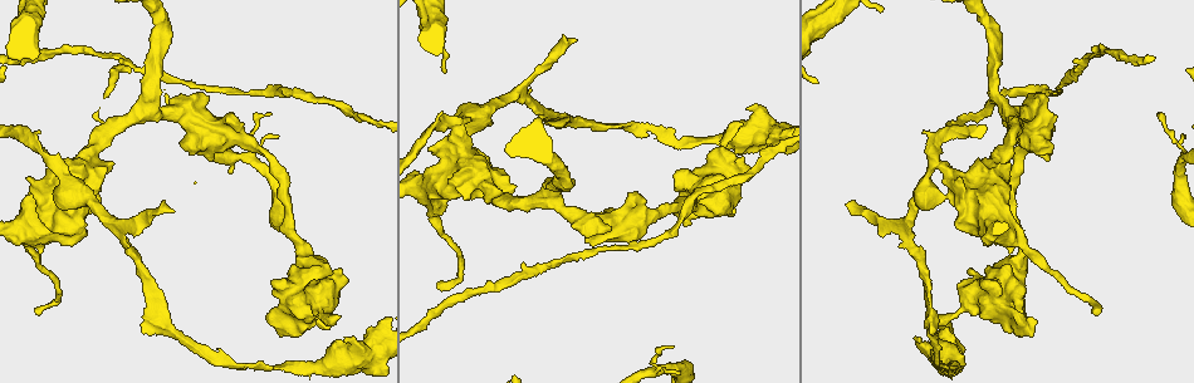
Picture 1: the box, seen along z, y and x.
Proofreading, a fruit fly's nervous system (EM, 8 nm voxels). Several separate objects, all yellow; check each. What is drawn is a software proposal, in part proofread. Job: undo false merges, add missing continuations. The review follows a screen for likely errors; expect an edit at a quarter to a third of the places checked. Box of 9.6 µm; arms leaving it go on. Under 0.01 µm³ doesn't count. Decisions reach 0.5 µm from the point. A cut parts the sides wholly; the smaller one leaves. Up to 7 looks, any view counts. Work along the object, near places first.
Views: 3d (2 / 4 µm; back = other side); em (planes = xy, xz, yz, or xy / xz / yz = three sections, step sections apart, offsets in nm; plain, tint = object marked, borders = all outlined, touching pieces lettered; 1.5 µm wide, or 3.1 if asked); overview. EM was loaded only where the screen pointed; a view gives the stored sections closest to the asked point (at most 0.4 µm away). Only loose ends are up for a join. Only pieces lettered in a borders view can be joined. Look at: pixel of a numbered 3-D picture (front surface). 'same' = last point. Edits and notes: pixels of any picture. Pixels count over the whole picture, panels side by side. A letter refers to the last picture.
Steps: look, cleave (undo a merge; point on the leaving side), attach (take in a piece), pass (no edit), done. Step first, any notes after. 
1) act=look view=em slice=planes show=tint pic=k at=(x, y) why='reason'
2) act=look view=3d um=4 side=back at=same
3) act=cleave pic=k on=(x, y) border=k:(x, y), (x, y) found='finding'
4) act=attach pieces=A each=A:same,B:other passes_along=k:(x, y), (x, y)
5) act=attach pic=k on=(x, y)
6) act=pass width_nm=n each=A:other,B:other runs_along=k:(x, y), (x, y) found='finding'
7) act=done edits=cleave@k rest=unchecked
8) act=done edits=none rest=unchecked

act=look view=em slice=planes show=borders pic=1 at=(948, 172) why='sudden change in width'

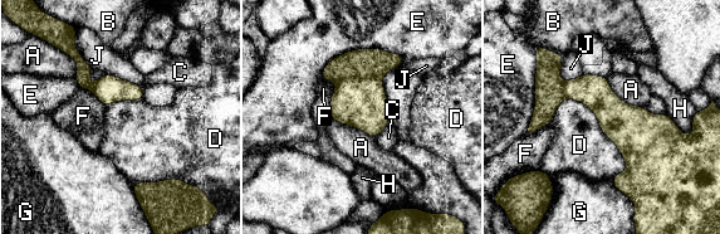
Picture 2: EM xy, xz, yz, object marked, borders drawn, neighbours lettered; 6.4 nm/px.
act=pass width_nm=200 each=A:other,B:other,C:other,D:other,E:other,F:other,G:other,H:other,J:other border=2:(564, 97), (596, 116), (625, 172) found='all the same neuron'

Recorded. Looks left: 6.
act=look view=3d um=2 side=back pic=1 at=(109, 223) why='branch point'

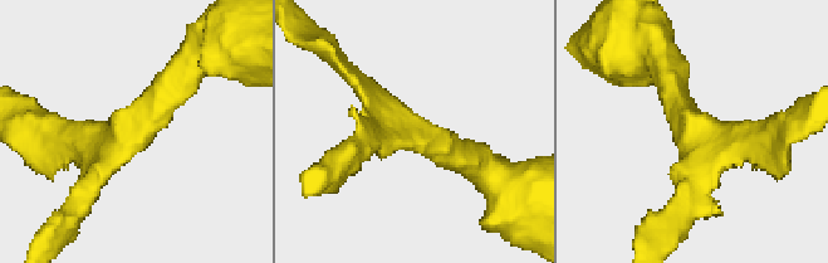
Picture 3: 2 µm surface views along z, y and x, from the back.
act=look view=em slice=yz step=8 show=tint pic=3 at=(131, 128) arms=3

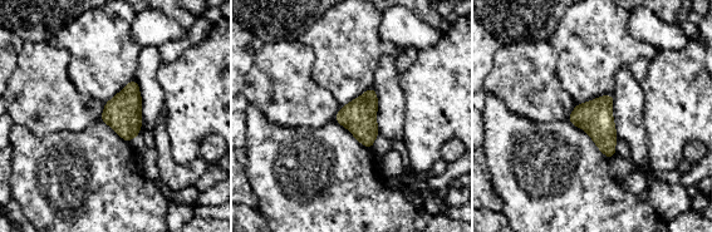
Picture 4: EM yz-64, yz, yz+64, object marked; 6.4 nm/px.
act=look view=em slice=planes show=borders at=same

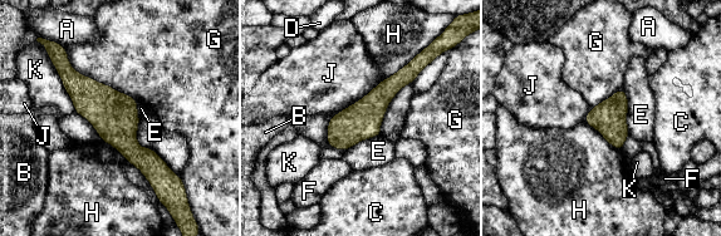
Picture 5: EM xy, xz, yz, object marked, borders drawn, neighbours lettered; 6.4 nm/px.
act=pass longest_contact=G:550nm each=A:other,B:other,C:other,D:other,E:other,F:other,G:other,H:other,J:other,K:other runs_along=5:(62, 73), (143, 158), (167, 173) found='one neuron here'

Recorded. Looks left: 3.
act=look view=em slice=planes show=plain pic=1 at=(315, 101) why='narrows sharply'

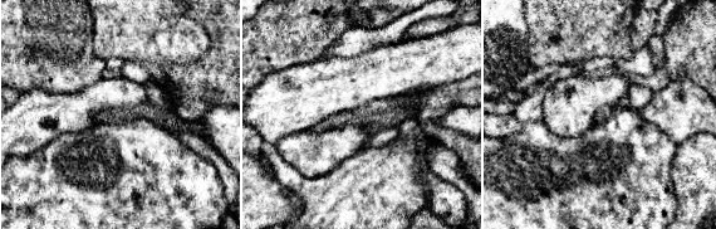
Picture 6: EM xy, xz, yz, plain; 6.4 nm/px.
act=look view=em slice=planes show=borders at=same why='see the neighbours'

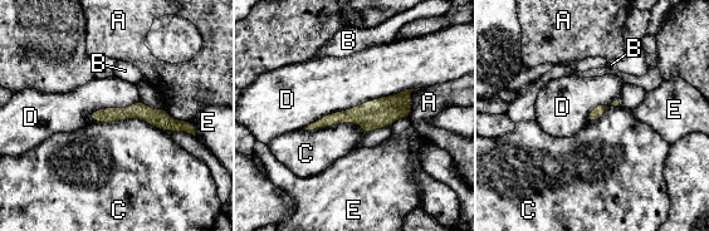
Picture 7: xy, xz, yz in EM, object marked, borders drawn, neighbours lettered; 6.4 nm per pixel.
act=pass width_nm=80 each=A:other,B:other,C:other,D:other,E:other border=7:(92, 121), (140, 118), (162, 131) found='one neuron here'

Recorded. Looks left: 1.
act=done edits=none rest=unchecked

